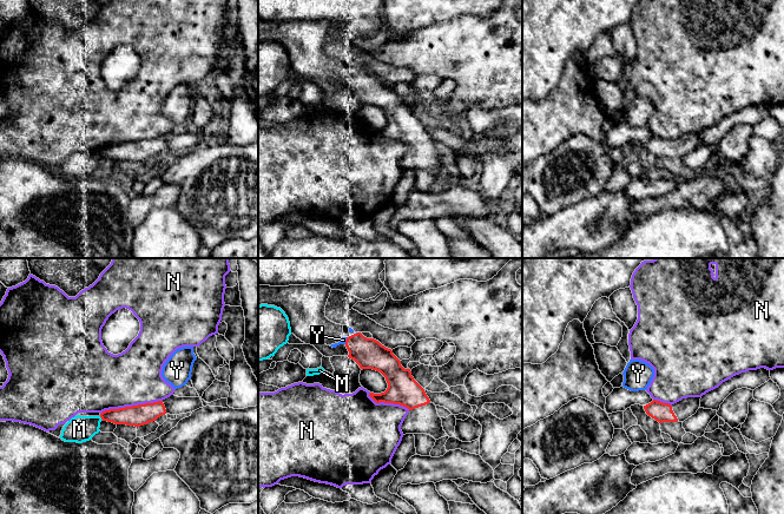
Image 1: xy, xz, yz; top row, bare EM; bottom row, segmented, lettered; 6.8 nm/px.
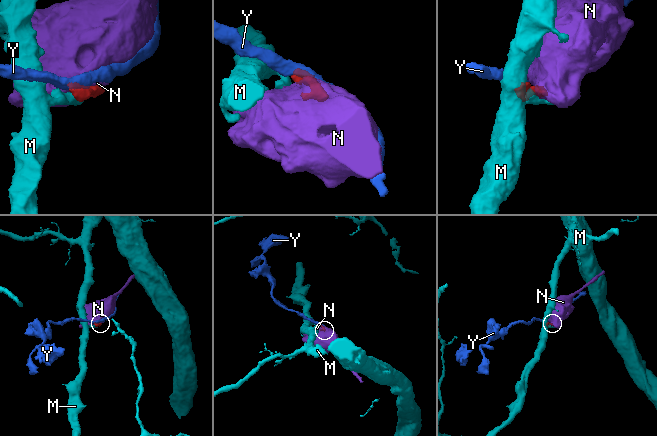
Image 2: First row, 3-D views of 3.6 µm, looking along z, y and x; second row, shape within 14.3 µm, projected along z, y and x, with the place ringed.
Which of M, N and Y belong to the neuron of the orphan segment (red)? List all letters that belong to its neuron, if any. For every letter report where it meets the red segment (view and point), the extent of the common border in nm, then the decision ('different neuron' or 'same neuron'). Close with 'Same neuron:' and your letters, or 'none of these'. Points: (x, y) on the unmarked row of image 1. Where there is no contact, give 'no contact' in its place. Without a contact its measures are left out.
M: meets red in xy at (100, 152); contact 30 nm long; different neuron
N: meets red in xy at (132, 142); contact 440 nm long; different neuron
Y: meets red in xz at (346, 77); contact 50 nm long; different neuron
Same neuron: none of these

